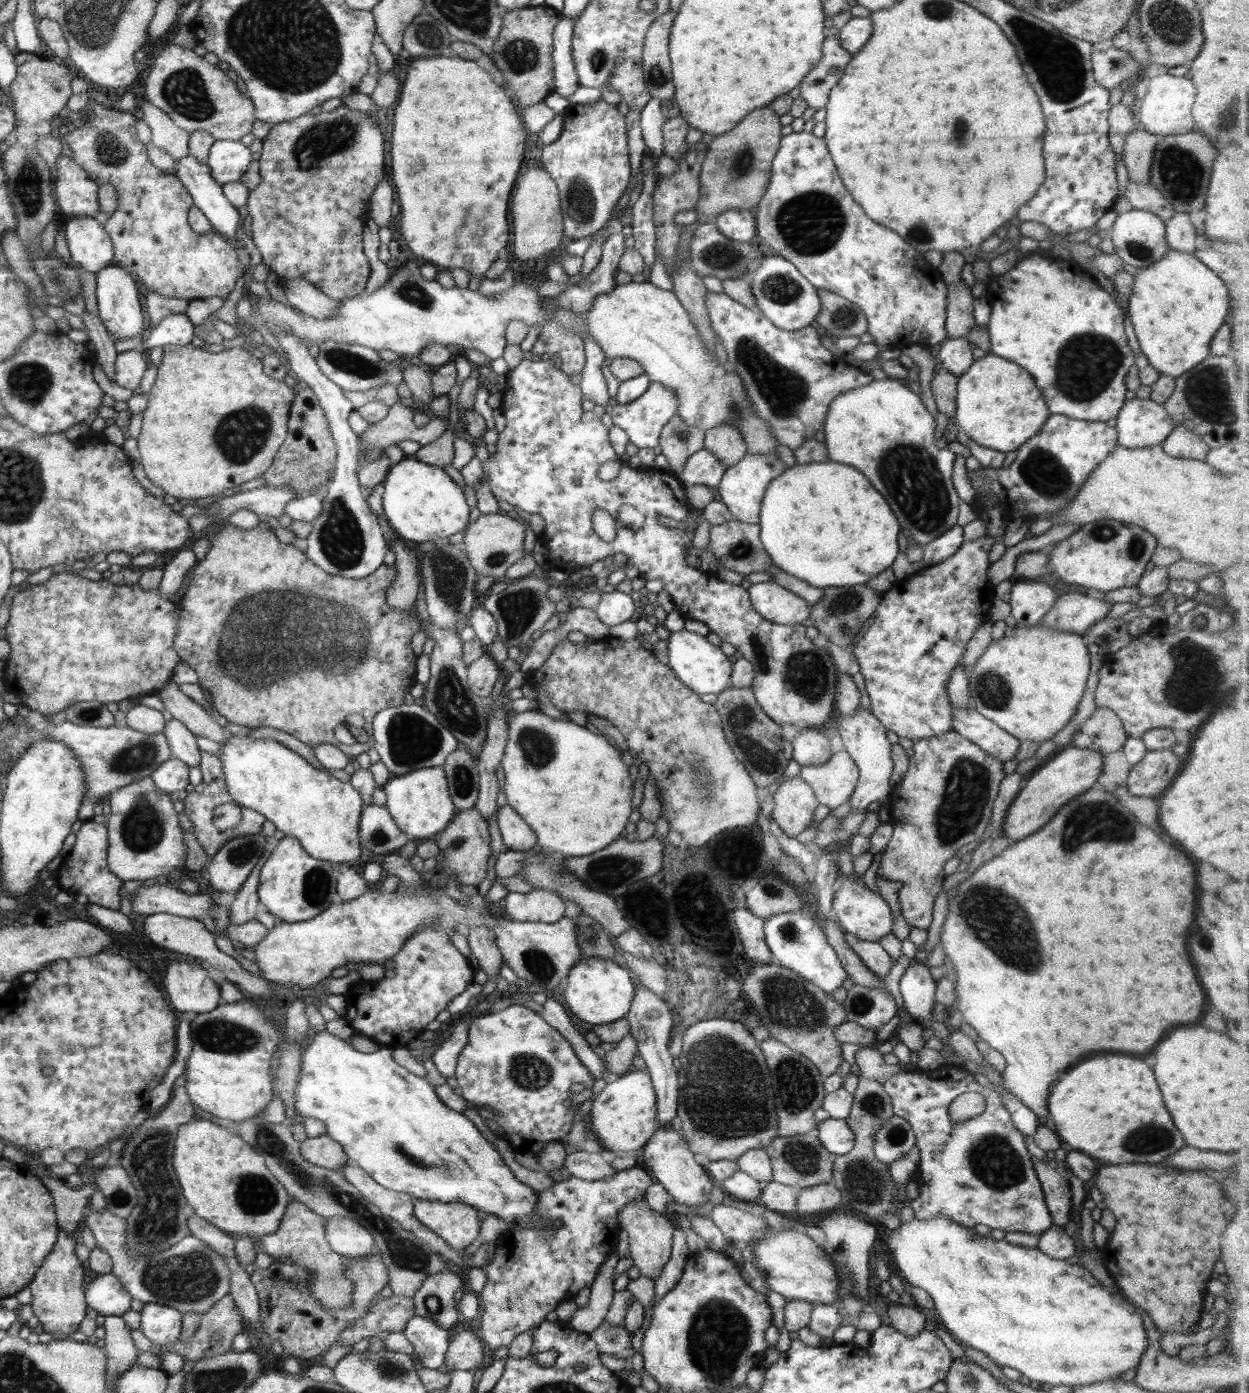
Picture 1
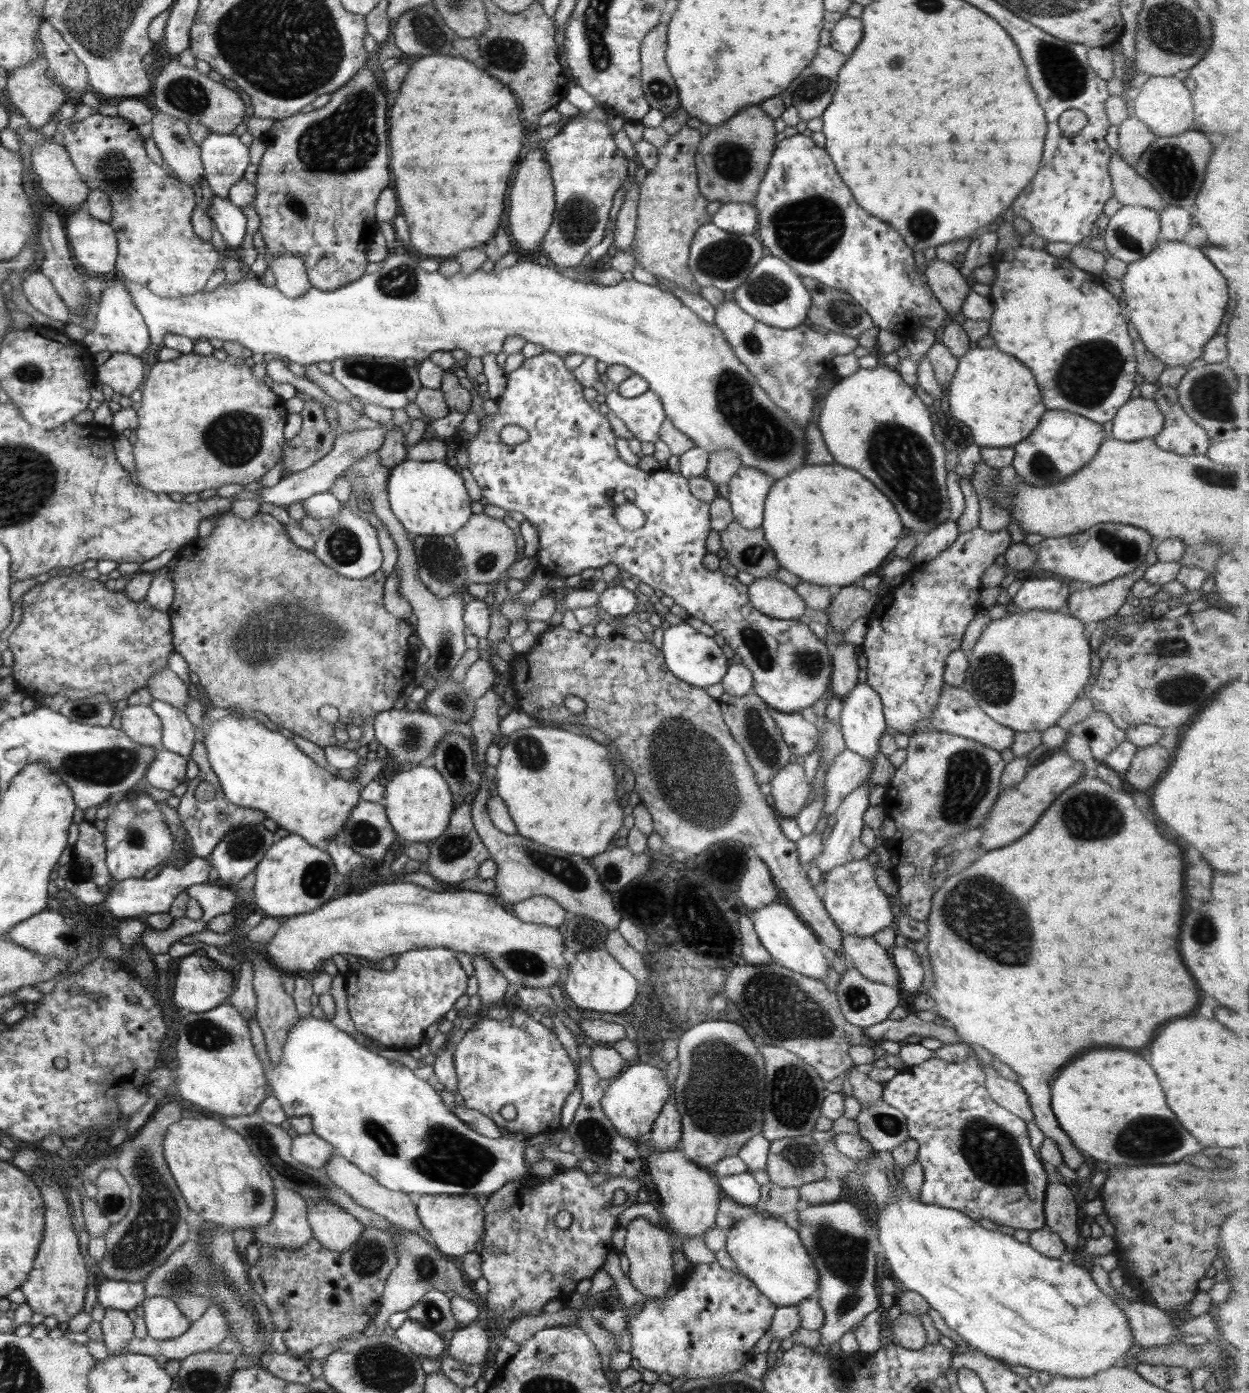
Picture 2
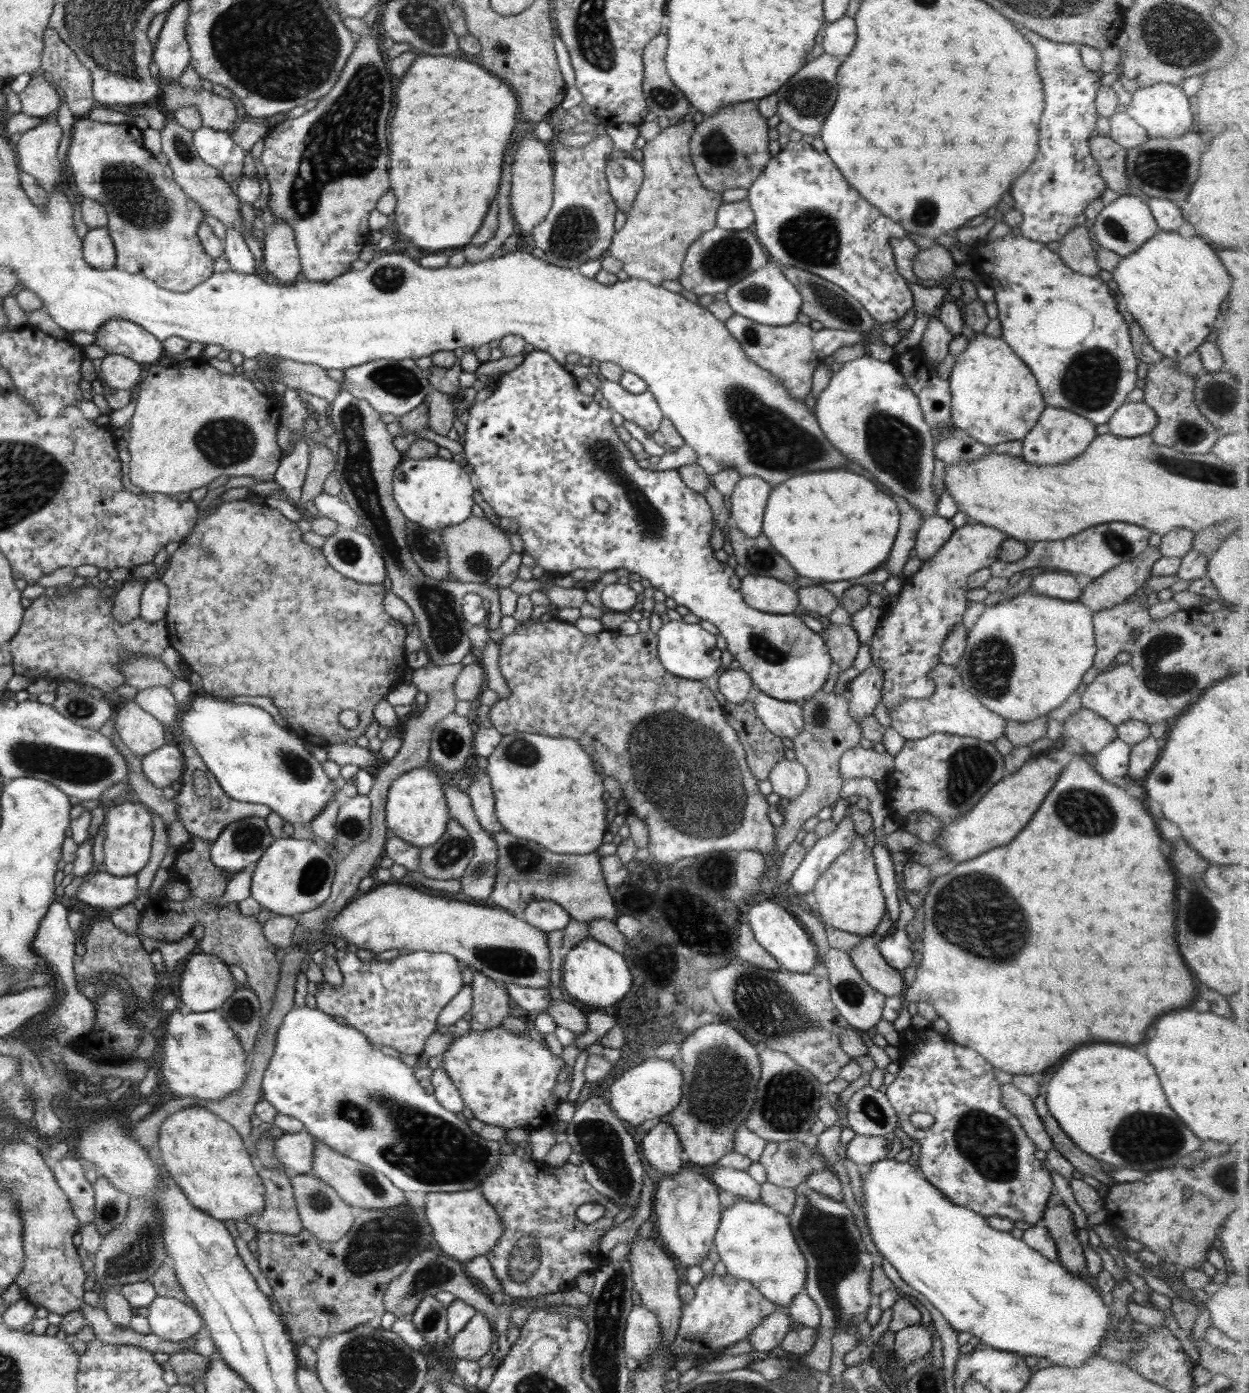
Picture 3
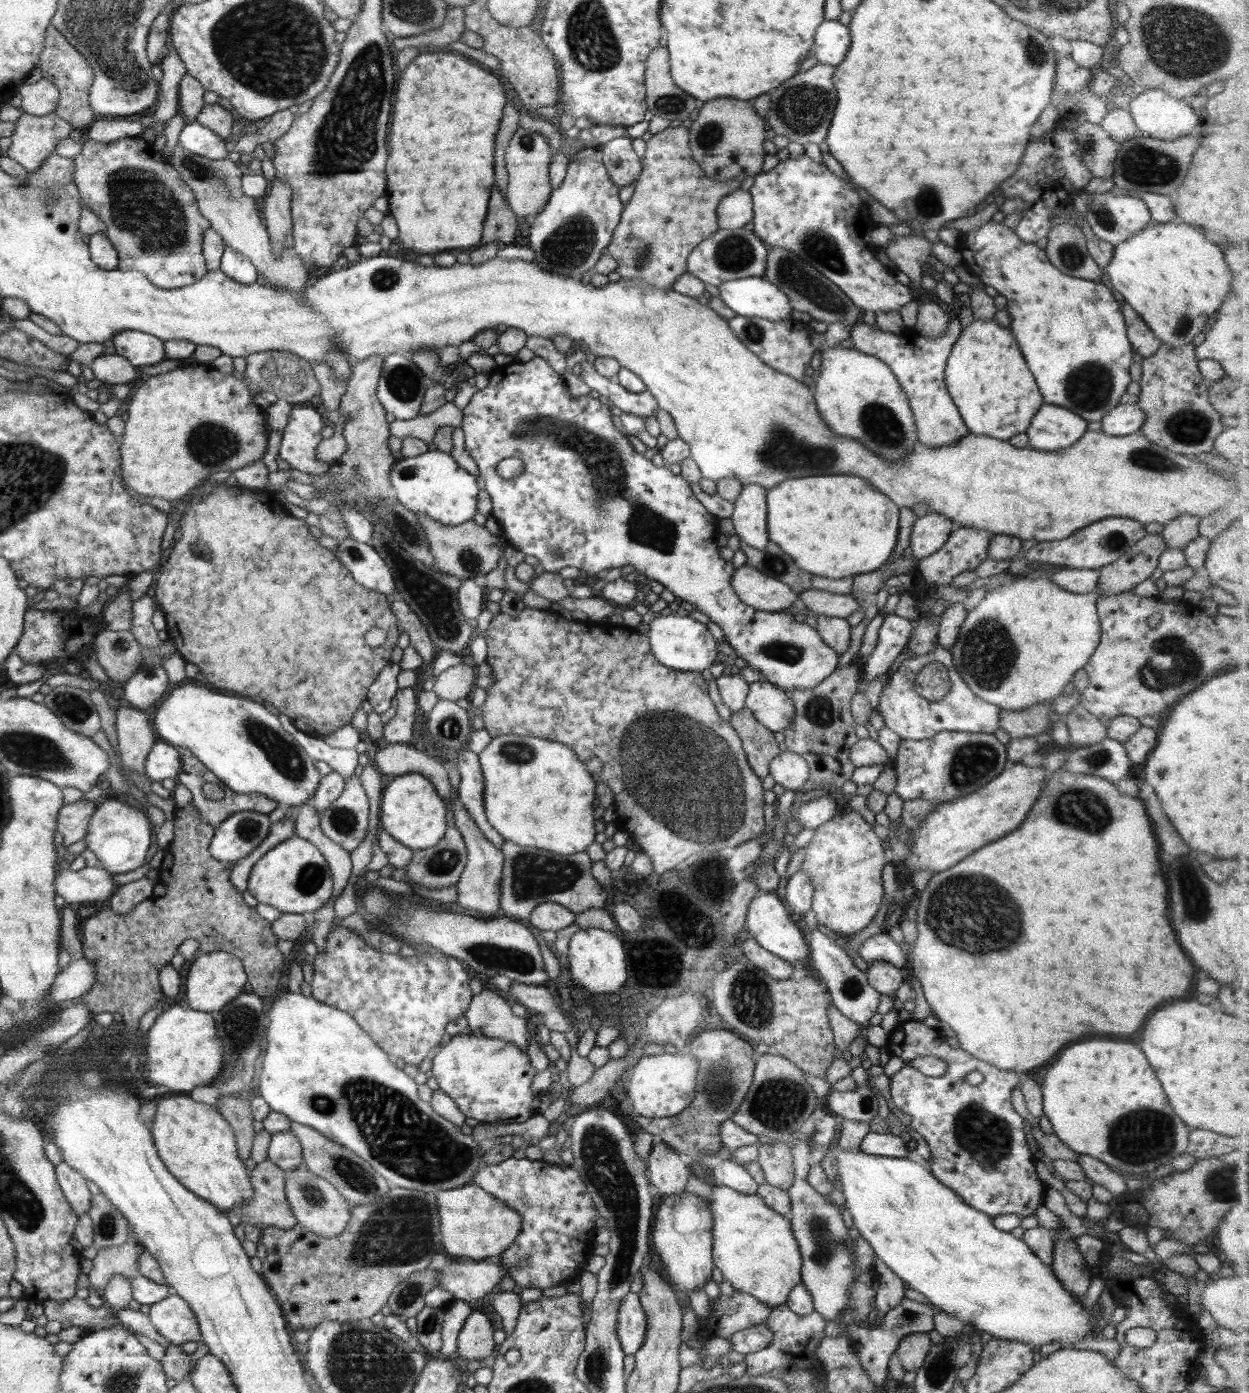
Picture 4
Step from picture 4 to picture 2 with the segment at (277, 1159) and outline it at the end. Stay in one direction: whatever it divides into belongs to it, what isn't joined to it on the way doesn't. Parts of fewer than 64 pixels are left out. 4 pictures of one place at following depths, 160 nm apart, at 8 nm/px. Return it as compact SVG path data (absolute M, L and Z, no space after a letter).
M313 1132L297 1135L291 1139L292 1158L316 1170L324 1169L334 1152L334 1147L330 1143L322 1140Z

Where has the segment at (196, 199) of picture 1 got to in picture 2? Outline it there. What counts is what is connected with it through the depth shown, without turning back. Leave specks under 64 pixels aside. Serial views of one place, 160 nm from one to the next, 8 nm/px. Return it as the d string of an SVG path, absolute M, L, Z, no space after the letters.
M214 195L210 208L208 208L208 214L228 244L229 250L238 254L246 234L246 216L240 207L234 206L229 200Z

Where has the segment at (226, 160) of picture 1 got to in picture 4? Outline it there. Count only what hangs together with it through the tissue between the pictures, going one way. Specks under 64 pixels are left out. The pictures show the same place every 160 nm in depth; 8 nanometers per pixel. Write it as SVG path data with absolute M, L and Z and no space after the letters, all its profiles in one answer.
M197 120L186 122L179 134L178 145L210 160L226 158L229 153L224 139Z

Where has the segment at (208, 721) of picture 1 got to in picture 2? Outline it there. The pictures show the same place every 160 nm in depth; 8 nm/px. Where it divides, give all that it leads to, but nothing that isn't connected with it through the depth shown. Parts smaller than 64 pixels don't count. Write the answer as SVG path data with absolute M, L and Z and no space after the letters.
M170 667L155 672L147 682L150 694L156 700L167 702L174 708L185 710L185 704L189 699L188 686Z

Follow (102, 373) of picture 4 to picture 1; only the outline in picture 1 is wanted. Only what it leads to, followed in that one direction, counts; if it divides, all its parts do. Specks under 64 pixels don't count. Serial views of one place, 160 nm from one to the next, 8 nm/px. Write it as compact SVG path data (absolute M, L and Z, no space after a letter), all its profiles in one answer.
M141 348L118 353L115 360L115 382L118 386L134 390L140 384L147 365Z

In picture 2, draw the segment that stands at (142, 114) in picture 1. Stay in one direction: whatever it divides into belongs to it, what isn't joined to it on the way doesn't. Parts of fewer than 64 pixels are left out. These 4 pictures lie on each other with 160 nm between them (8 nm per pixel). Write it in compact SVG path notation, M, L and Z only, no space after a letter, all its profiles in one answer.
M156 112L152 121L151 139L160 149L163 162L170 166L174 177L191 187L199 184L204 174L200 156L200 147L193 143L187 122L172 115Z

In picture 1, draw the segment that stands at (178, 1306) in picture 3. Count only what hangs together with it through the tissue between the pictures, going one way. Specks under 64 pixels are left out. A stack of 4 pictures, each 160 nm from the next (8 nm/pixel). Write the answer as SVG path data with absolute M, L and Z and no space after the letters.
M144 1303L140 1311L139 1329L154 1346L169 1346L179 1340L183 1314L175 1308L154 1303Z

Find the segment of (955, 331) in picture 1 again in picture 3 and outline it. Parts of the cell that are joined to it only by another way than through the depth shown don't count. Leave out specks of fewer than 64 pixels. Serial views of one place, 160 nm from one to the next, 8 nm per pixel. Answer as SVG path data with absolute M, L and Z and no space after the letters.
M934 247L919 250L912 264L913 272L926 284L937 284L955 270L955 261L946 247Z

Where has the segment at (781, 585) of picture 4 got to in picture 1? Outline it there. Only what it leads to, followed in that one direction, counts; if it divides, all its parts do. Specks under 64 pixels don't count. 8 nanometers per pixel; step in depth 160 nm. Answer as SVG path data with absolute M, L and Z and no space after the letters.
M773 581L752 584L747 591L756 612L773 623L800 624L810 616L810 604Z

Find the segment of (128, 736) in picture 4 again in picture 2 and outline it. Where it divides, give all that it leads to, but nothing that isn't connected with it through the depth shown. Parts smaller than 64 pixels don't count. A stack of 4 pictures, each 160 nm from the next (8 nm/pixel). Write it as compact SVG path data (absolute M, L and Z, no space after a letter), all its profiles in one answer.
M128 705L121 710L122 730L135 743L154 747L156 751L162 749L162 727L159 716L150 705Z

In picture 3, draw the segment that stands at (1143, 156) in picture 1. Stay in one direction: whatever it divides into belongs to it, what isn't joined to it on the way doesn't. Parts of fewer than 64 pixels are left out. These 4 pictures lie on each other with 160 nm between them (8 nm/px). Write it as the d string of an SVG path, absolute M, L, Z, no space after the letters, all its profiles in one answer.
M1123 108L1108 118L1109 137L1125 149L1144 144L1147 132Z

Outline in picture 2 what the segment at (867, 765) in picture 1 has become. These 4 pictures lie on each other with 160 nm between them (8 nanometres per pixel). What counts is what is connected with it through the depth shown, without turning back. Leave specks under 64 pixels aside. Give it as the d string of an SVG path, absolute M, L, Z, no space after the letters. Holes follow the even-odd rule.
M859 681L850 694L842 698L842 712L840 713L841 731L845 740L845 748L856 754L861 754L866 760L874 762L878 754L879 740L885 732L887 724L883 716L883 704L880 695L867 683ZM869 777L855 791L844 797L834 813L837 820L836 824L834 824L833 830L829 832L827 839L823 841L822 852L816 857L816 864L822 873L832 870L835 866L852 863L854 860L867 857L872 851L872 848L860 841L860 833L862 828L865 827L863 816L868 808L868 797L870 796L870 790L872 790L872 787L867 785Z

